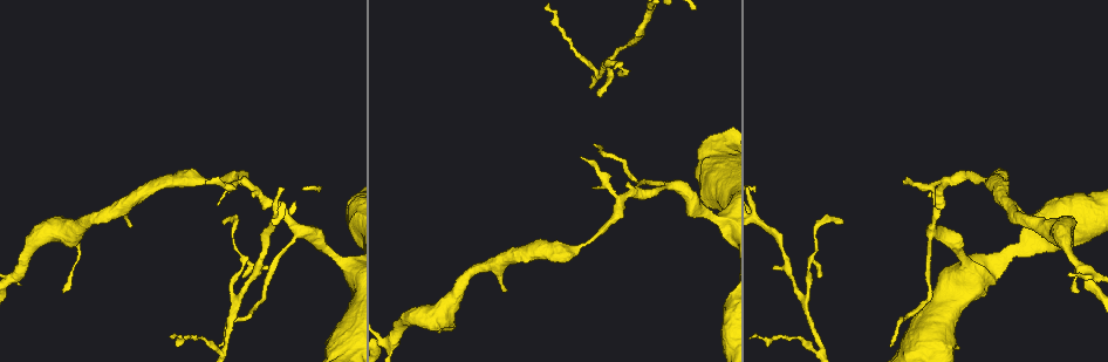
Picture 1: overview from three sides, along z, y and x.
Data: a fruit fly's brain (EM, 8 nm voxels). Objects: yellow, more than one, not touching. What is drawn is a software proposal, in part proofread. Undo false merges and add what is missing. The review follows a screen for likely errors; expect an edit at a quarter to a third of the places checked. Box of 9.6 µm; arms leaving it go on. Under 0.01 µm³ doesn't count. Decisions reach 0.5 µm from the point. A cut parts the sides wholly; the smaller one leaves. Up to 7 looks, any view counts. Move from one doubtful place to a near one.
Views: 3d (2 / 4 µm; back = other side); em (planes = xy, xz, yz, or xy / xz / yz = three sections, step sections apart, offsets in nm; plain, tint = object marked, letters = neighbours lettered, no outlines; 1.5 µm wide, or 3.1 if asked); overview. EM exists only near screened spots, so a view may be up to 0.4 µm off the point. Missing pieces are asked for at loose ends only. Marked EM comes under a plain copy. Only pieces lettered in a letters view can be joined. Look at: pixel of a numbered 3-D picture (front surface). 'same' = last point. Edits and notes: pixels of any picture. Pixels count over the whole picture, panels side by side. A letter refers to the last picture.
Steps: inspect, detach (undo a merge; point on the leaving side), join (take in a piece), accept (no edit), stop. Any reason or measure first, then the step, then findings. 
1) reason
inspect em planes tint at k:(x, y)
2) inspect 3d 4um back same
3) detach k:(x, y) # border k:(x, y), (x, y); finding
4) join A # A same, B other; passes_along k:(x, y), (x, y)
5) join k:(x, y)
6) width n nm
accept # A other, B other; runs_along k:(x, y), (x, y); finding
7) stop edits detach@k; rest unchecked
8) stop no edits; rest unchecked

sudden change in width
inspect em planes letters at 1:(13, 275)

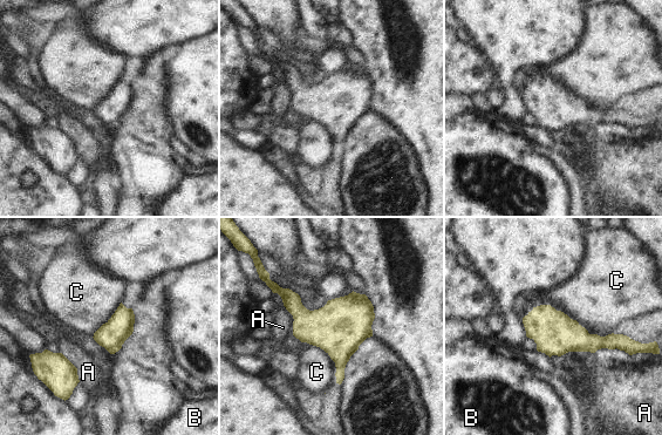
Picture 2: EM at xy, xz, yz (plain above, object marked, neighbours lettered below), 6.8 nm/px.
width 190 nm
accept # A other, B other, C other; border 2:(521, 318), (551, 305), (613, 333); continuous, no second neuron

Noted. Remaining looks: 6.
tapers out
inspect em xy step 8 tint at 1:(219, 346)

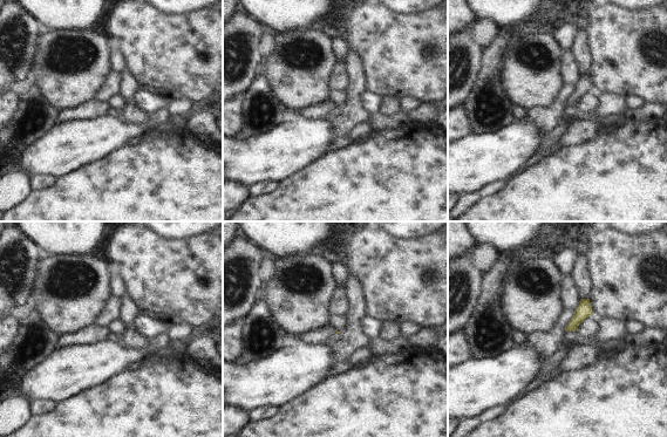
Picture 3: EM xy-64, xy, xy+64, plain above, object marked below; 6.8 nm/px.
inspect em planes letters same

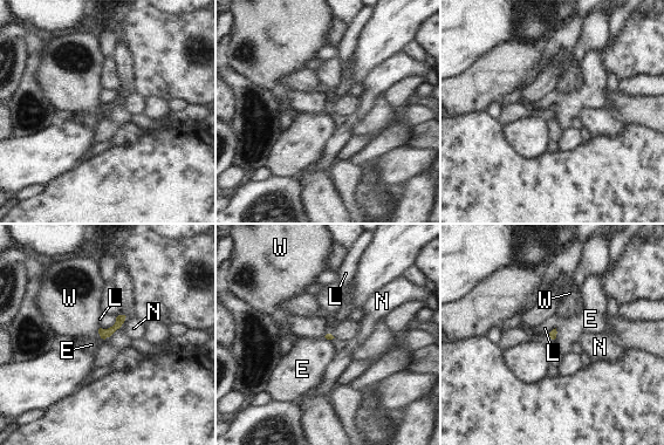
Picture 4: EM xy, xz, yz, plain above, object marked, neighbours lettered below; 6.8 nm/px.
accept # E other, L other, N other, W other; border 4:(97, 333), (103, 340); none of them fits

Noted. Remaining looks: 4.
arms part here
inspect em yz step 4 tint at 1:(235, 301)

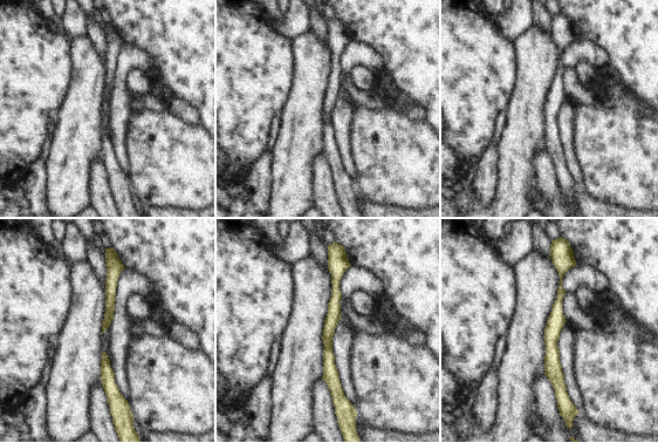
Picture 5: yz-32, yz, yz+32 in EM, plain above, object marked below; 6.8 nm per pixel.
inspect em yz step 4 letters same

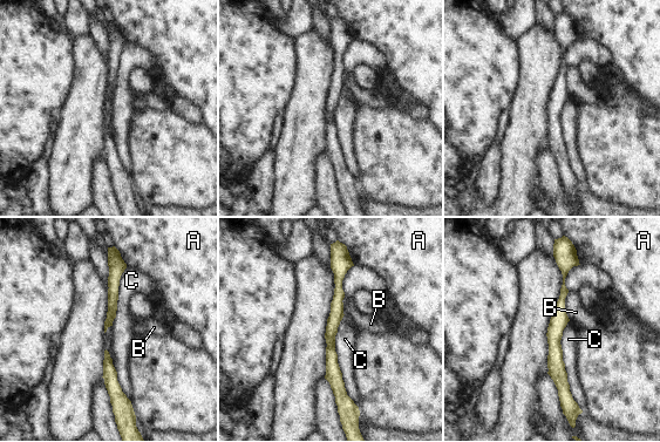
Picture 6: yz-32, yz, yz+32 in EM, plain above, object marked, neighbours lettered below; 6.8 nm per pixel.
accept # A other, B other, C other; border 6:(344, 314), (337, 362), (356, 406); continuous, no second neuron

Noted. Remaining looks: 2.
stop no edits; rest unchecked

